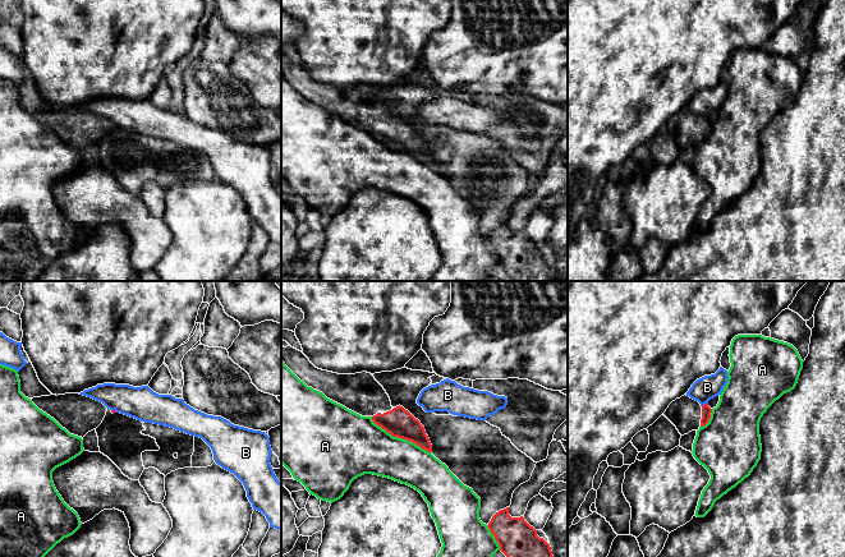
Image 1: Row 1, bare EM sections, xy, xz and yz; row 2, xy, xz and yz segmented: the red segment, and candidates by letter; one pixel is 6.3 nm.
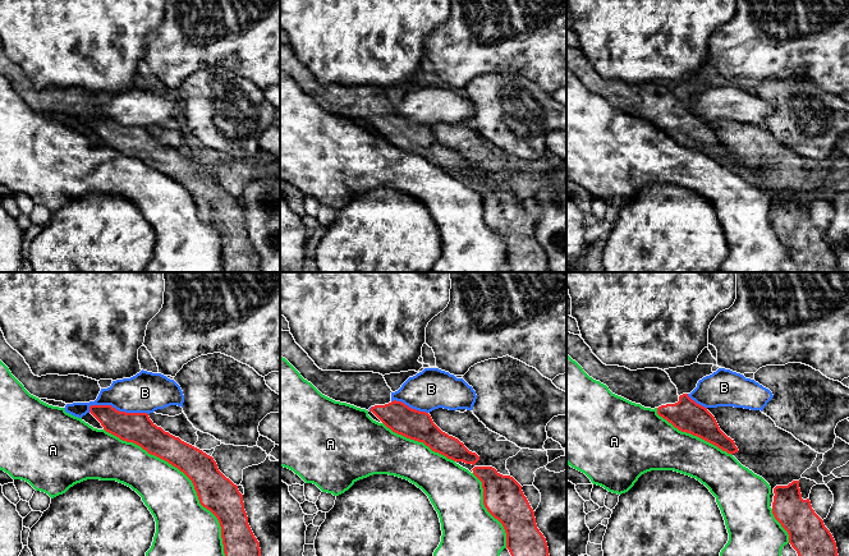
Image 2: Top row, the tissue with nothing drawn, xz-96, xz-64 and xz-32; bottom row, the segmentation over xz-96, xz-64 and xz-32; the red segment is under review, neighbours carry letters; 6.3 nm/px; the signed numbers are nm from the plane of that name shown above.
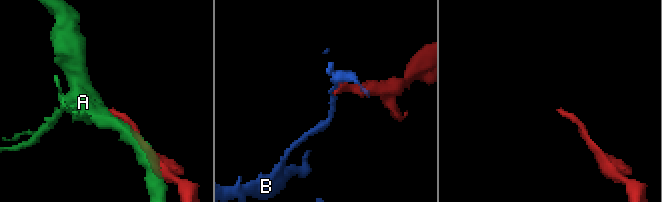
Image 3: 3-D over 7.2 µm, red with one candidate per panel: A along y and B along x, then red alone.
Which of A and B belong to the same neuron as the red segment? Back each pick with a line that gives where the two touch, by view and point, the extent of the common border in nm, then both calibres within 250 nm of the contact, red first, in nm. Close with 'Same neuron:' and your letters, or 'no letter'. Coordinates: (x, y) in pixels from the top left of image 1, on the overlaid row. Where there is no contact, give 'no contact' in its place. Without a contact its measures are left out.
Same neuron: no letter

